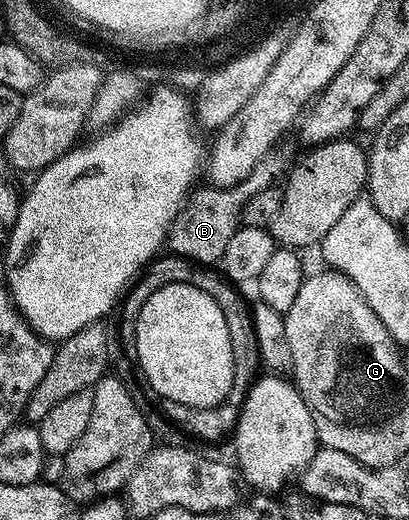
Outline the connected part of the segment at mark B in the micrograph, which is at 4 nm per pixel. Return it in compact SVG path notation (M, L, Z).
M276 147L263 156L261 163L257 163L257 167L253 167L253 171L249 171L249 175L241 179L241 183L222 187L206 187L207 189L196 188L183 212L171 227L169 234L169 249L171 245L173 251L171 253L198 263L200 266L201 264L209 265L205 267L213 266L211 264L214 261L215 264L222 262L225 246L228 245L229 239L233 239L235 232L241 228L243 209L259 191L272 188L278 182L275 180L279 176L280 180L288 172L292 164L290 161L291 157L283 150L283 147Z

